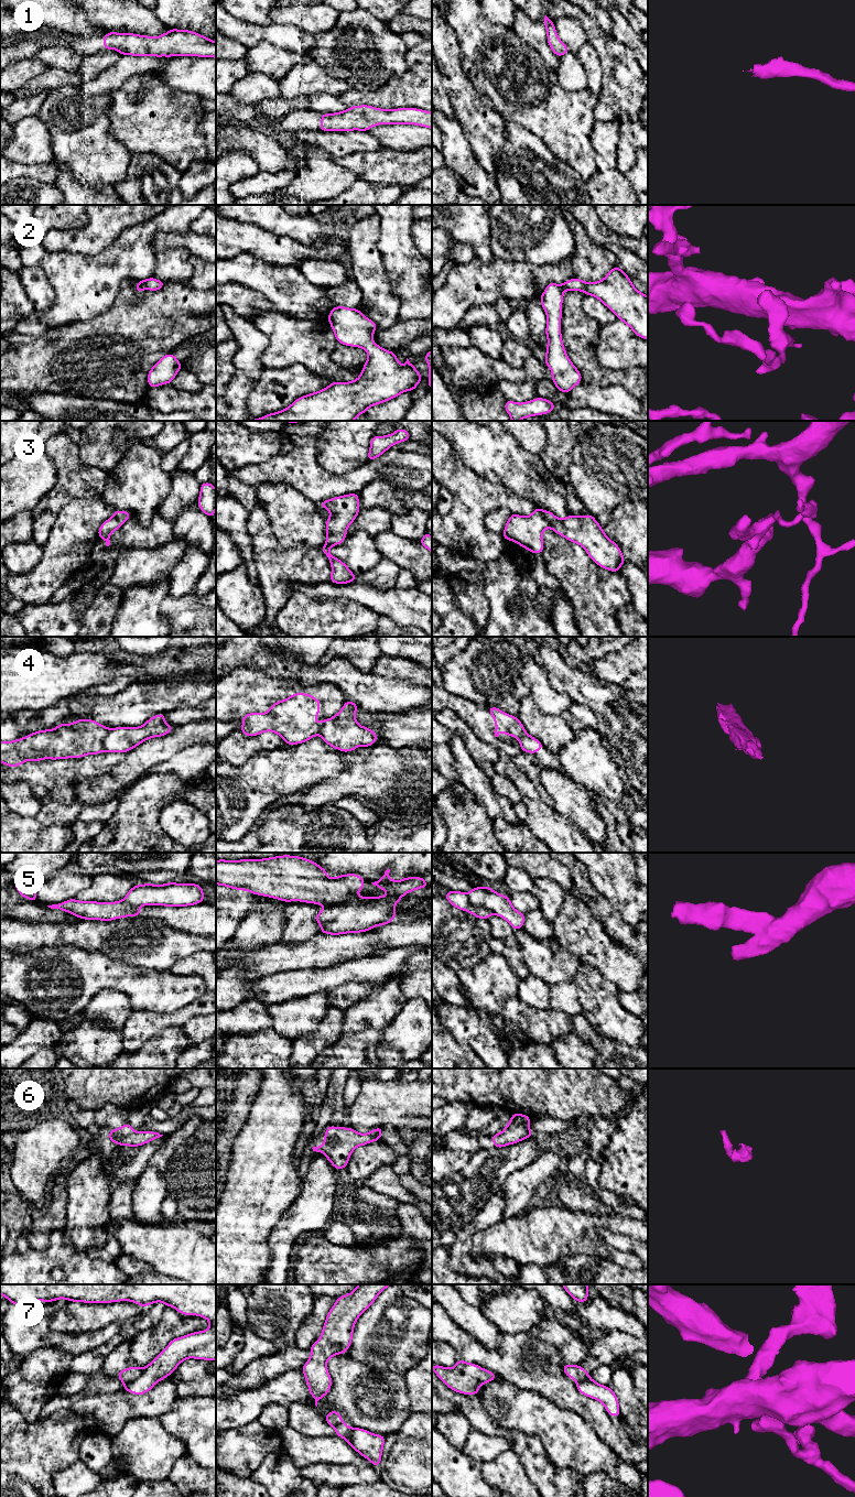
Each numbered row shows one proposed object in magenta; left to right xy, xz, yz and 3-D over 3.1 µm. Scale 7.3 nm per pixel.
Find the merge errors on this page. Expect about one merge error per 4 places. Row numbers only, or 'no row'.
4, 5, 7

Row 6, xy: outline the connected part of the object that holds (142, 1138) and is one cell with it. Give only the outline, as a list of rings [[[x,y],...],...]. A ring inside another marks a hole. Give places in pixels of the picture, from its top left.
[[[127,1121],[122,1127],[112,1129],[107,1137],[119,1146],[139,1147],[162,1136],[154,1131],[138,1132]]]

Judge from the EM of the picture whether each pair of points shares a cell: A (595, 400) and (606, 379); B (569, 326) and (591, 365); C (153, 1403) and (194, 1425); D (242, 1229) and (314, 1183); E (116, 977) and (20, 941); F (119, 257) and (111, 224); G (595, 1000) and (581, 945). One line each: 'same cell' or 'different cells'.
A: different cells
B: same cell
C: different cells
D: different cells
E: different cells
F: different cells
G: different cells

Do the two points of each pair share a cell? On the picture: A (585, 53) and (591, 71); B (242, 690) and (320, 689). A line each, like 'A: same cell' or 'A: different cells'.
A: same cell
B: same cell

